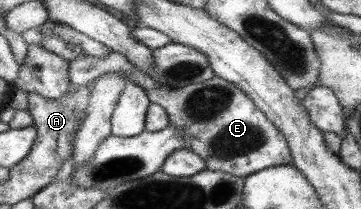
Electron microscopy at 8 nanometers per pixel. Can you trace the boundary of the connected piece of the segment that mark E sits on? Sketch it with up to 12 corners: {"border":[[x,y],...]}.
{"border":[[111,49],[67,60],[73,86],[121,73],[207,171],[292,164],[285,137],[214,75],[166,88]]}

